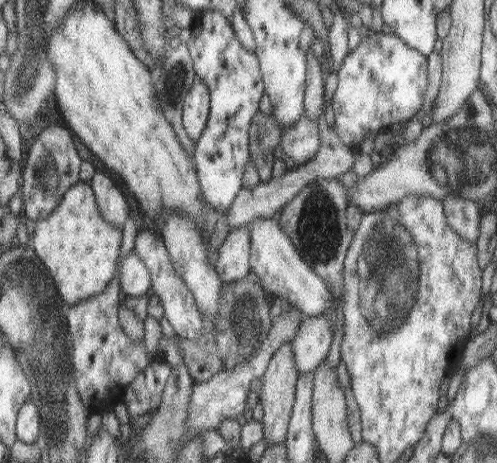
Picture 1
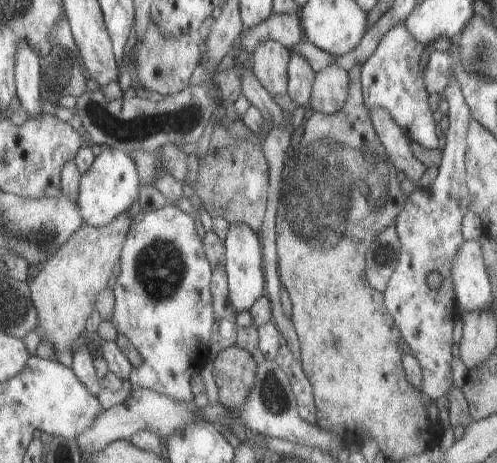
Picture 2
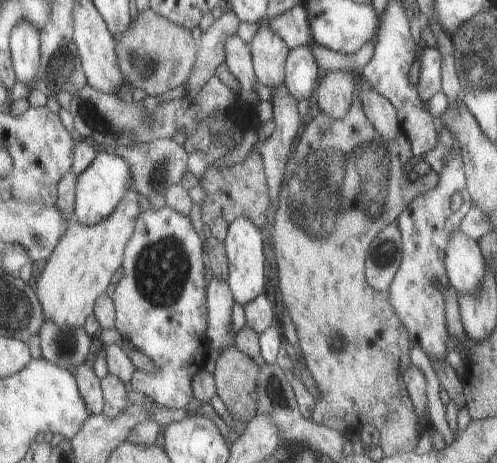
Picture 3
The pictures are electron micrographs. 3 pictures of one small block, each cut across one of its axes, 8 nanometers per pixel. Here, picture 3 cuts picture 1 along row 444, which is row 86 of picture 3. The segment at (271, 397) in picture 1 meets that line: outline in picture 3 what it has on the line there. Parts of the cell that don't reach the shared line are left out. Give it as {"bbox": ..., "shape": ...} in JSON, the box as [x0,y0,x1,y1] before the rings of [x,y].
{"bbox":[249,16,291,88],"shape":[[[267,16],[261,20],[261,26],[255,32],[249,48],[257,82],[269,88],[281,86],[285,82],[285,64],[291,48],[285,44],[283,38],[275,34]]]}

